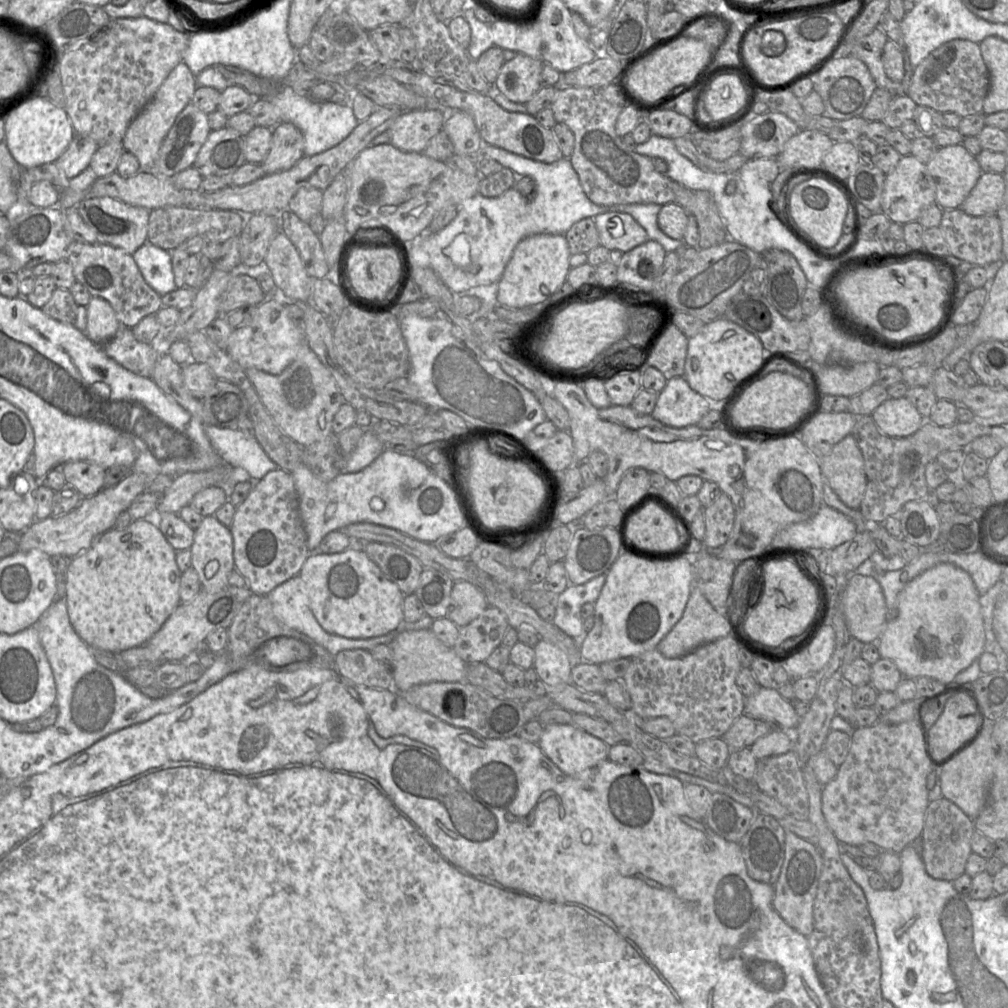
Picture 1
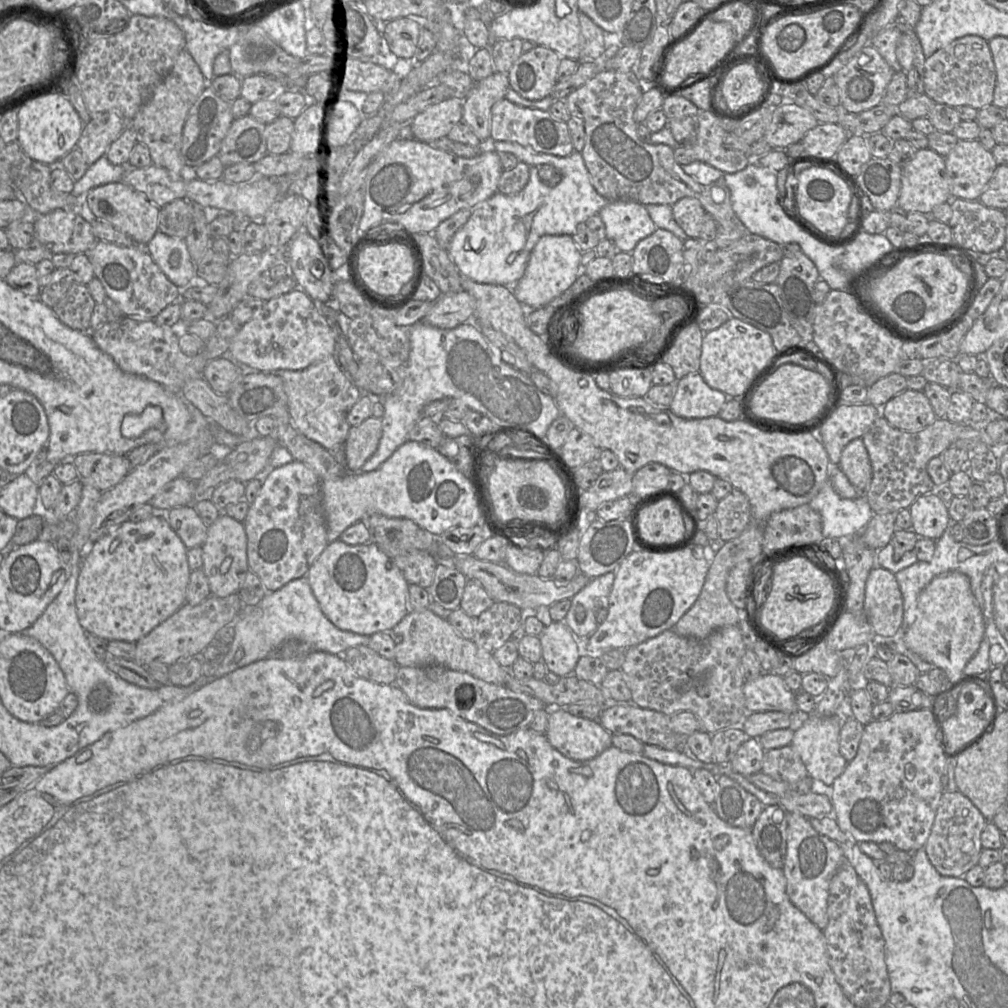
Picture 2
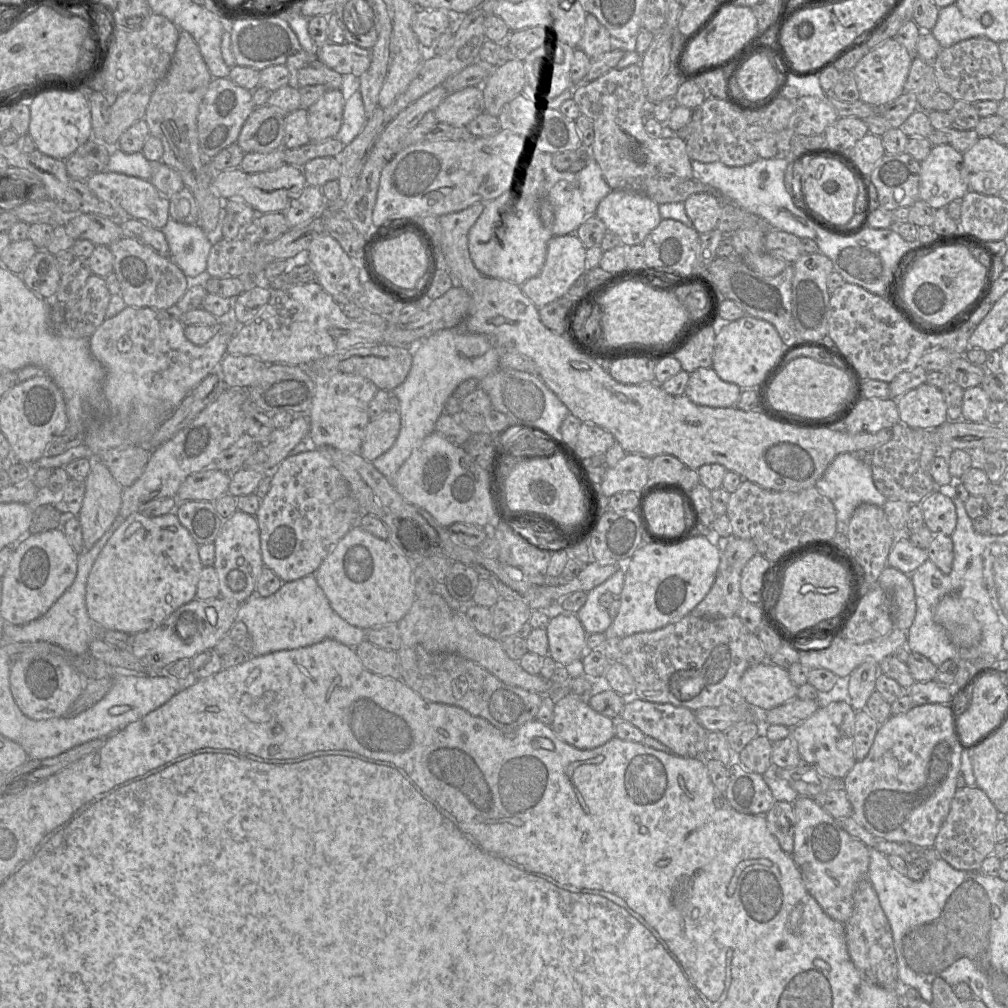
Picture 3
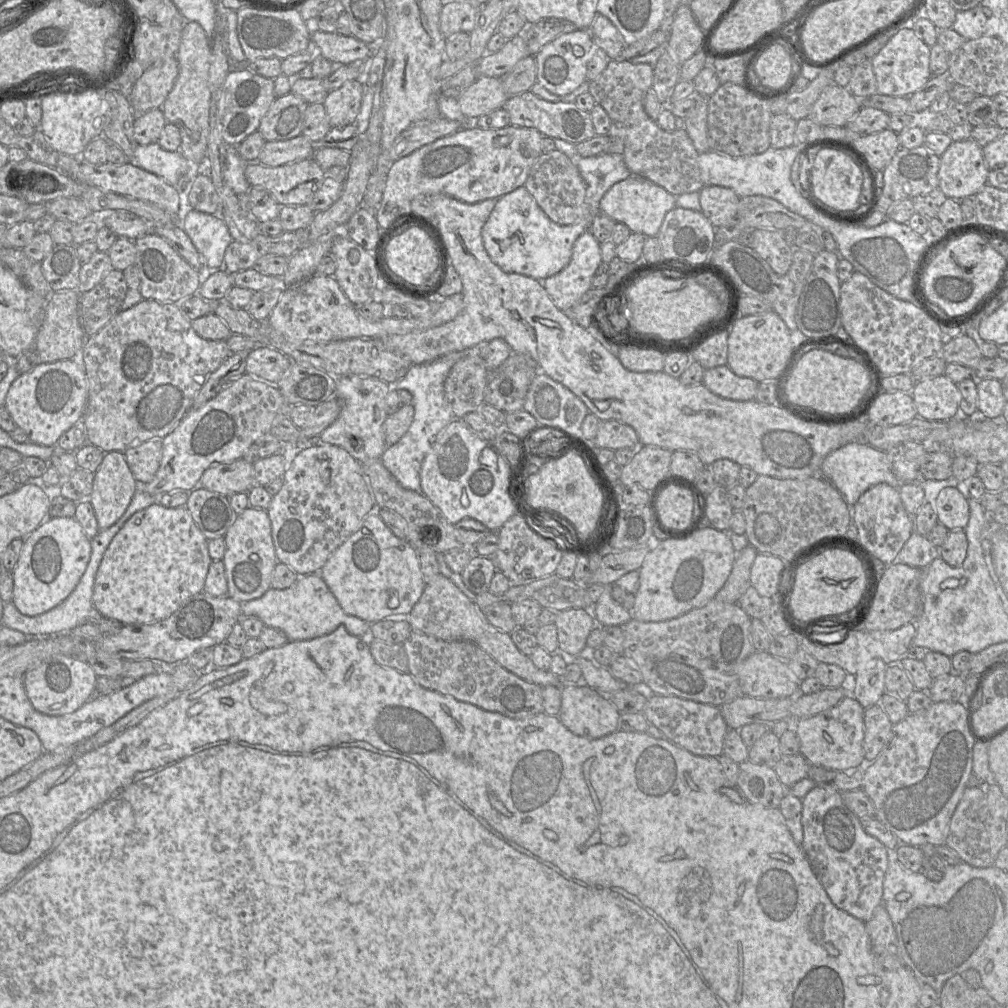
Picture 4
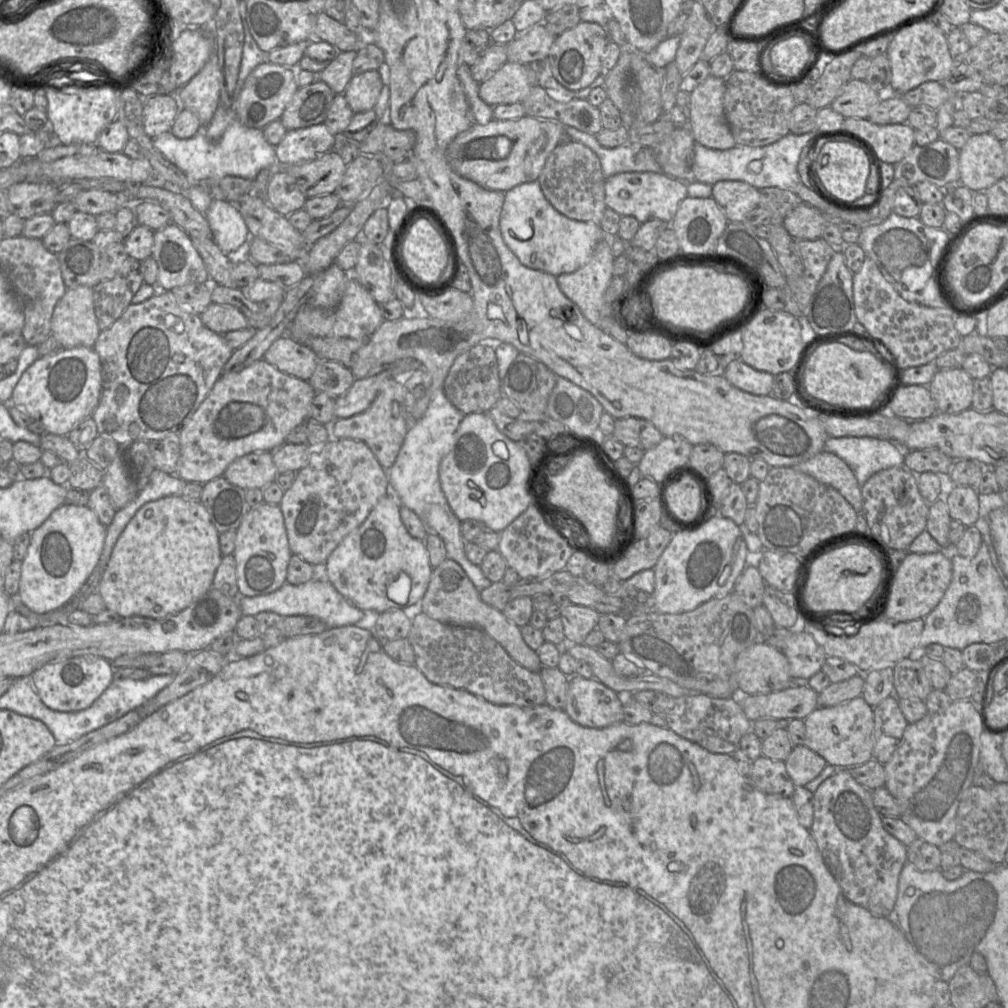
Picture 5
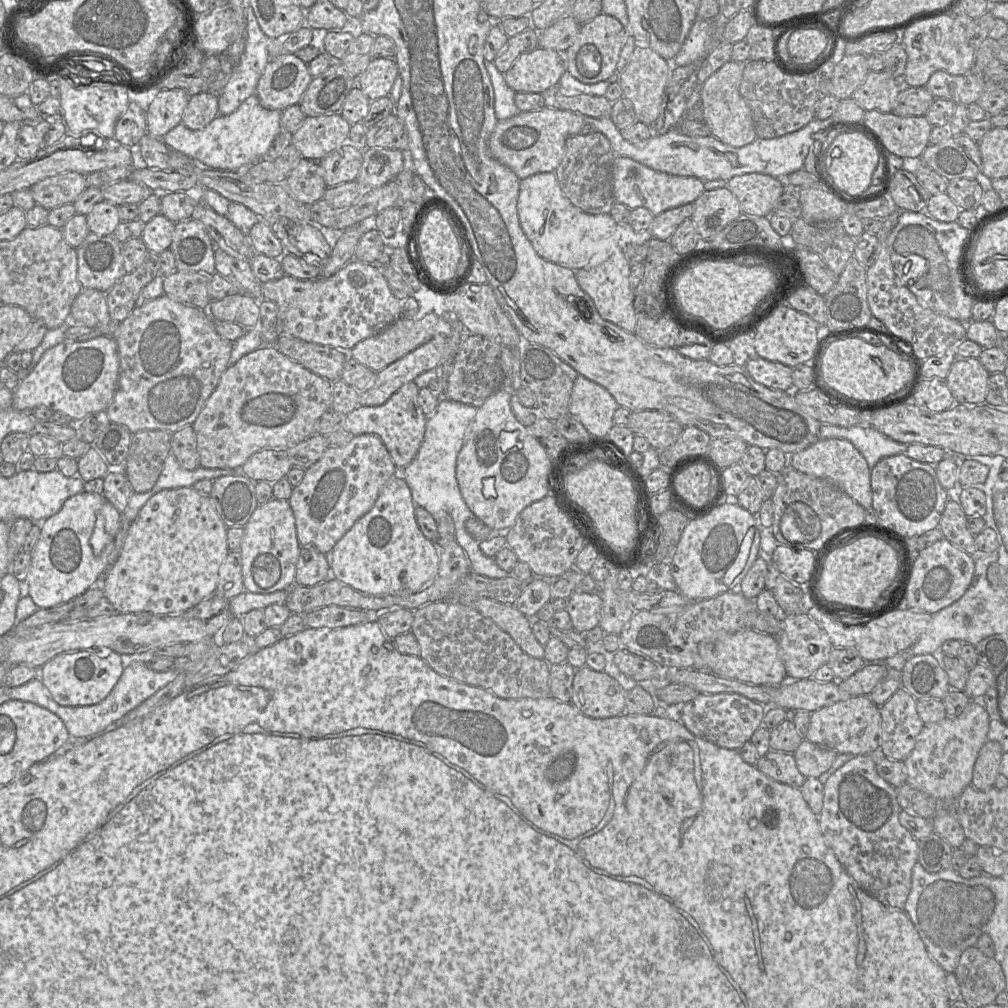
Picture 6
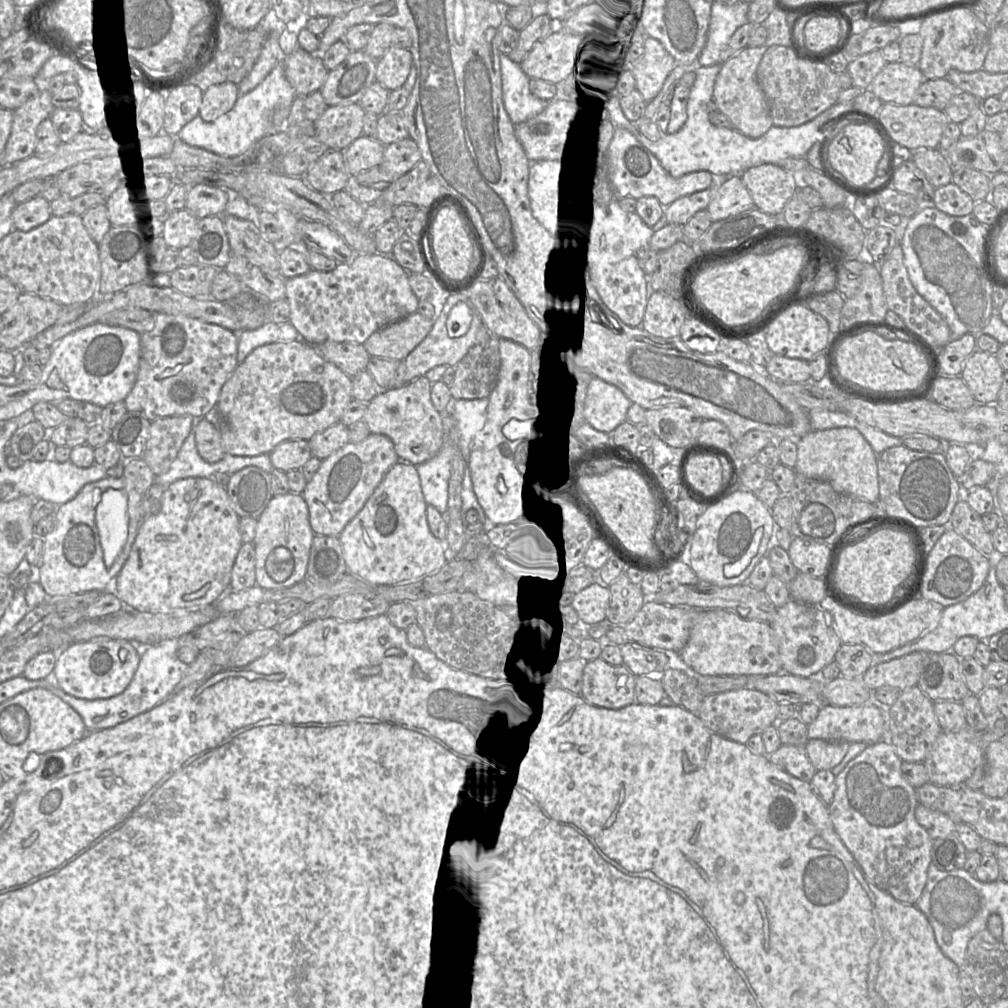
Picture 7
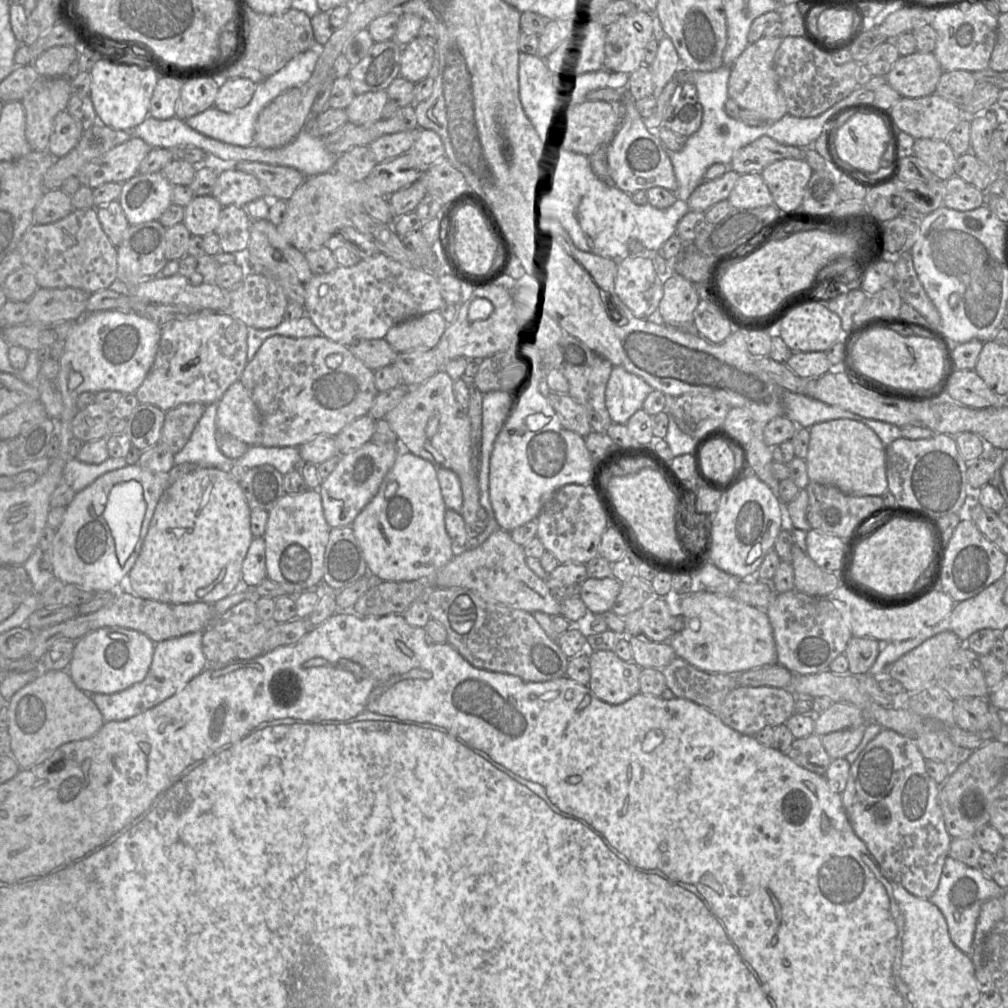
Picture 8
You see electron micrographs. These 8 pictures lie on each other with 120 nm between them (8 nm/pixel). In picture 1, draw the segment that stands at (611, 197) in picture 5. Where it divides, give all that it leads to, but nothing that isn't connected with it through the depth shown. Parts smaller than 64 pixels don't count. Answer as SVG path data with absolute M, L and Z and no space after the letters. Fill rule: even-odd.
M607 212L594 217L599 235L599 245L610 251L626 253L649 240L645 229L624 212ZM609 221L617 223L618 230L612 235L608 230Z

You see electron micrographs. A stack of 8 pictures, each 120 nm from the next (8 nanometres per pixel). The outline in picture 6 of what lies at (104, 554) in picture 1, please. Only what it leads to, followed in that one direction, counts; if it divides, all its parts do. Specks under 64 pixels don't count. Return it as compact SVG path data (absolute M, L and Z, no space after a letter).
M192 486L162 490L140 509L118 559L97 585L118 613L166 615L189 610L215 593L219 568L229 553L227 531L209 495L199 493Z

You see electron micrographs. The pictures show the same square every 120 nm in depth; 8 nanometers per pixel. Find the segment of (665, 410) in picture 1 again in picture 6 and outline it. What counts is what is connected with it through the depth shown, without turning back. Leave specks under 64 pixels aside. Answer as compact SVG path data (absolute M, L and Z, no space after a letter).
M753 358L745 365L754 381L768 388L792 390L792 368L763 358Z

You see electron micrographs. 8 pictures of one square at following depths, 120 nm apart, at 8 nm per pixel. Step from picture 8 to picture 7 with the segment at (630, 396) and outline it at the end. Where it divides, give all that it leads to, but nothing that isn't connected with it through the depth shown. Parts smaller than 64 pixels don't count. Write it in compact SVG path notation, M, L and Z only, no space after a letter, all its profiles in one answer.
M593 375L588 398L589 423L596 430L610 433L627 419L632 401L617 386L600 375Z

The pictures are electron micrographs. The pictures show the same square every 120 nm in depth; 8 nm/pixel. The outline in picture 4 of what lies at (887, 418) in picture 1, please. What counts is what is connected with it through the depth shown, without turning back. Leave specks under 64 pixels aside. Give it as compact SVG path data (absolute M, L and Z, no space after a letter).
M944 374L917 381L910 393L920 418L946 421L959 415L961 393L957 384Z

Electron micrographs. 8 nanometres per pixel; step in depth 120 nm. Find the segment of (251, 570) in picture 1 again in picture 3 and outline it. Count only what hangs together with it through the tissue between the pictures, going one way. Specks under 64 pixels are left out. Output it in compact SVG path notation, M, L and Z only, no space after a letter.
M315 448L289 455L277 466L270 489L255 514L264 566L285 583L314 574L362 515L348 482L327 453Z

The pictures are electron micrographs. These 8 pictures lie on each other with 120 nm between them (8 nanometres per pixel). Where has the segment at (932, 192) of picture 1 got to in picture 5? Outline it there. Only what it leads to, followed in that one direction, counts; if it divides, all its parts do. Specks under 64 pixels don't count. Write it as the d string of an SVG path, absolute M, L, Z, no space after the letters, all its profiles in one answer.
M991 133L972 135L959 150L959 183L973 192L979 192L1004 177L1002 142Z

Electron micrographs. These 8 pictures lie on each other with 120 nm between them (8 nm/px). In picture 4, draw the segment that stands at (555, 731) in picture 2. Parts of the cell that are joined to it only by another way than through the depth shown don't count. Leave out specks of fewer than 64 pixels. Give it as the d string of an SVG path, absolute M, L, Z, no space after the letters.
M584 682L564 684L561 688L561 709L558 715L562 724L572 733L590 739L599 739L618 730L620 713L608 697L587 686Z

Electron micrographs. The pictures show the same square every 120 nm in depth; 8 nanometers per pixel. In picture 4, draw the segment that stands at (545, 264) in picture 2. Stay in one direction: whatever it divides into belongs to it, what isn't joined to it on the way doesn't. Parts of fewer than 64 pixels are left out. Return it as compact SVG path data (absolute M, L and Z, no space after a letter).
M586 230L575 241L569 263L558 273L542 280L557 308L570 309L591 288L593 276L602 263L600 243Z

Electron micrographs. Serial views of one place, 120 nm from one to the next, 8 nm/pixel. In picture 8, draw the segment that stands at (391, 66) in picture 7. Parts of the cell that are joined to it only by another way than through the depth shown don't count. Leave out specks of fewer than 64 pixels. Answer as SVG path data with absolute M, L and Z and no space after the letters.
M416 37L403 48L400 77L413 83L420 82L430 73L434 58L433 41Z

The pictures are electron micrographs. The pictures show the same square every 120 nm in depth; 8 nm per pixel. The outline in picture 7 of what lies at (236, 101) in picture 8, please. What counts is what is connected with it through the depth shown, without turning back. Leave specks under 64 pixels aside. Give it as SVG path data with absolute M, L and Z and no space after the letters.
M234 83L216 84L203 92L199 116L210 122L230 111L239 98L238 86Z

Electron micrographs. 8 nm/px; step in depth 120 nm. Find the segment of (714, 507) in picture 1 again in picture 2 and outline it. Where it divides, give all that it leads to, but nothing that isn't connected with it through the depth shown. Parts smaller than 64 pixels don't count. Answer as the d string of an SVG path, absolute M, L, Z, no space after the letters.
M733 489L718 502L714 516L719 524L720 539L727 542L737 538L752 521L748 497Z

